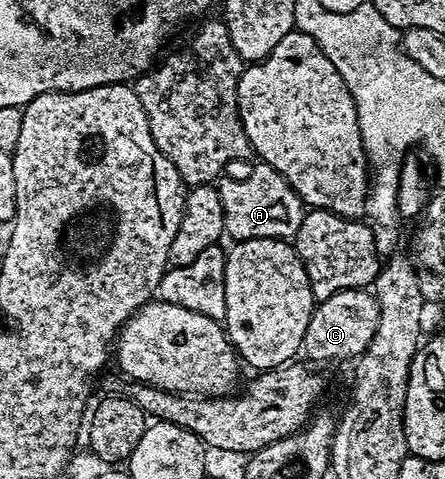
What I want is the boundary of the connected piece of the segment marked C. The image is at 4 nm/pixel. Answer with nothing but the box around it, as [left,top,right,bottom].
[302,288,380,361]

